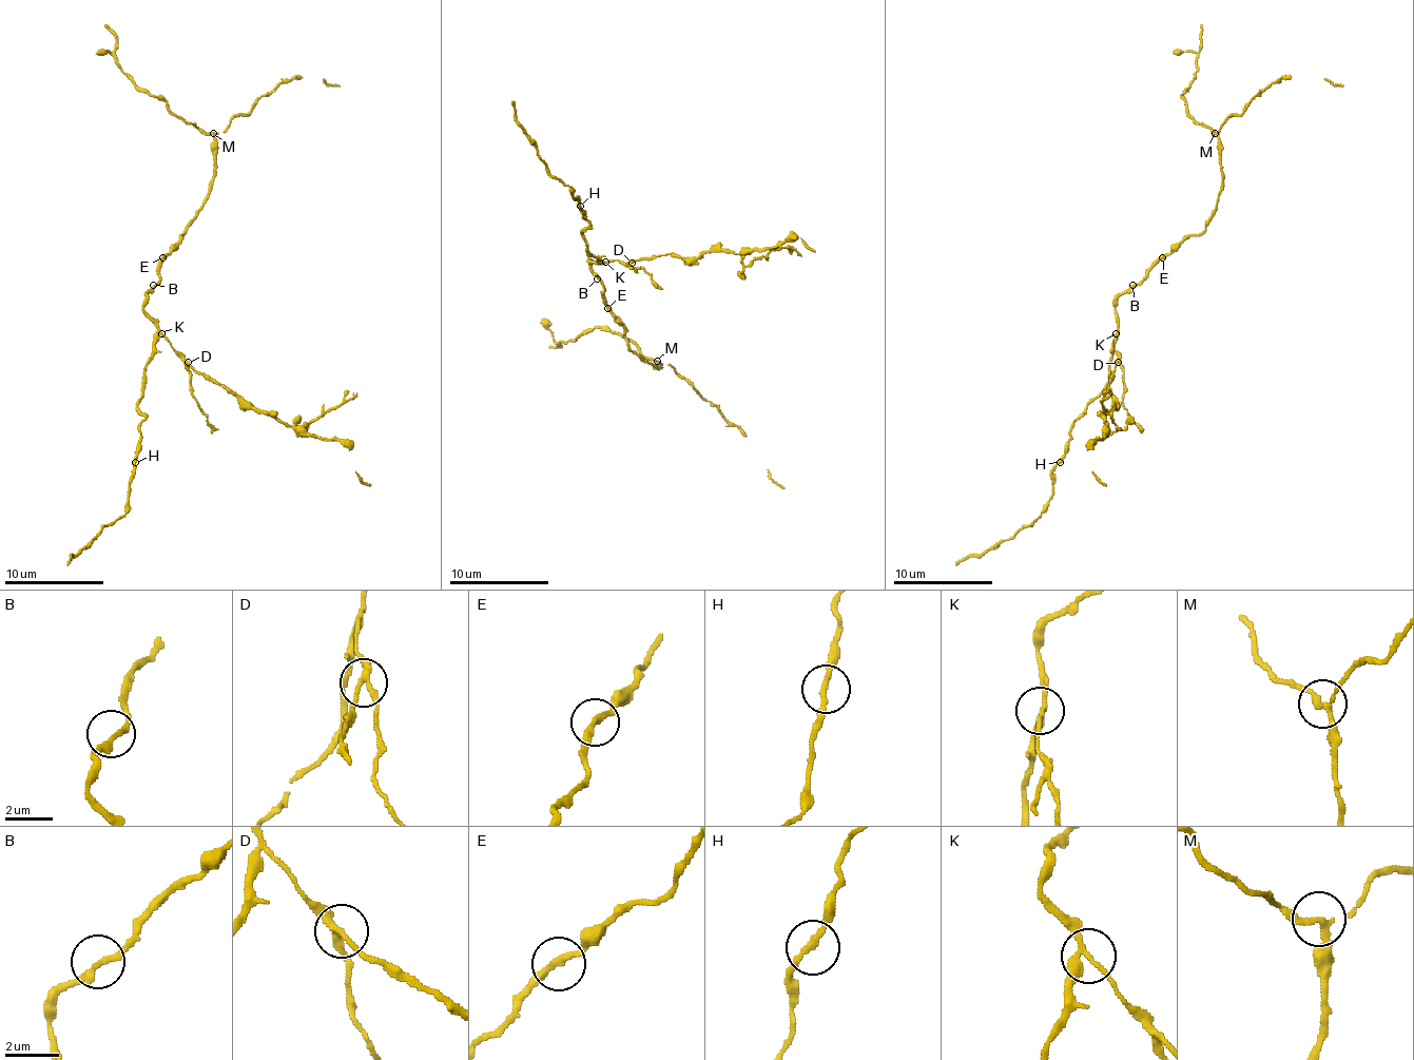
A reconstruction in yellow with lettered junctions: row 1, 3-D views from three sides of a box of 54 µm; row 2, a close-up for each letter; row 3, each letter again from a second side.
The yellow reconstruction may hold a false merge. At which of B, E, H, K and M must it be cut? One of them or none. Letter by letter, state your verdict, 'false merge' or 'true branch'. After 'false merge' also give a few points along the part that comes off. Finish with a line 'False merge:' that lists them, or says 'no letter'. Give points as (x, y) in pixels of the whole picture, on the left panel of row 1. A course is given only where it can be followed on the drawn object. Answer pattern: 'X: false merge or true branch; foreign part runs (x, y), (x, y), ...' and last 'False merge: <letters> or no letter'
B: true branch
E: true branch
H: true branch
K: false merge
M: true branch
False merge: K

